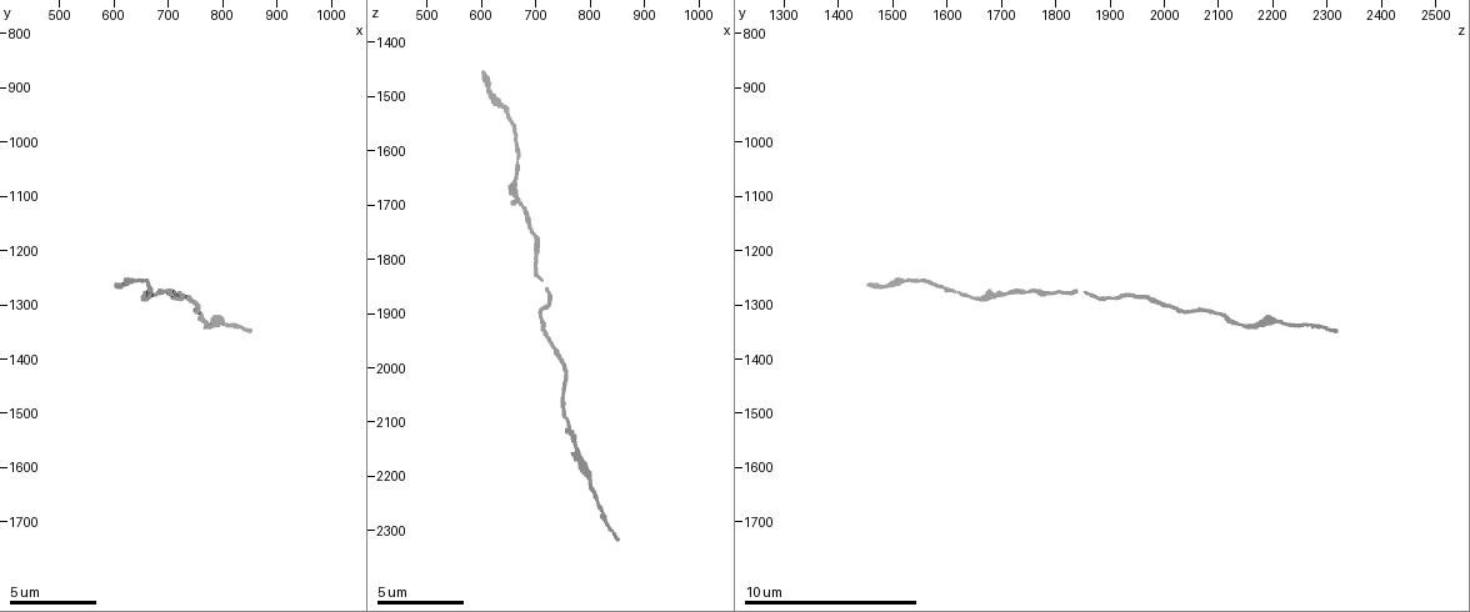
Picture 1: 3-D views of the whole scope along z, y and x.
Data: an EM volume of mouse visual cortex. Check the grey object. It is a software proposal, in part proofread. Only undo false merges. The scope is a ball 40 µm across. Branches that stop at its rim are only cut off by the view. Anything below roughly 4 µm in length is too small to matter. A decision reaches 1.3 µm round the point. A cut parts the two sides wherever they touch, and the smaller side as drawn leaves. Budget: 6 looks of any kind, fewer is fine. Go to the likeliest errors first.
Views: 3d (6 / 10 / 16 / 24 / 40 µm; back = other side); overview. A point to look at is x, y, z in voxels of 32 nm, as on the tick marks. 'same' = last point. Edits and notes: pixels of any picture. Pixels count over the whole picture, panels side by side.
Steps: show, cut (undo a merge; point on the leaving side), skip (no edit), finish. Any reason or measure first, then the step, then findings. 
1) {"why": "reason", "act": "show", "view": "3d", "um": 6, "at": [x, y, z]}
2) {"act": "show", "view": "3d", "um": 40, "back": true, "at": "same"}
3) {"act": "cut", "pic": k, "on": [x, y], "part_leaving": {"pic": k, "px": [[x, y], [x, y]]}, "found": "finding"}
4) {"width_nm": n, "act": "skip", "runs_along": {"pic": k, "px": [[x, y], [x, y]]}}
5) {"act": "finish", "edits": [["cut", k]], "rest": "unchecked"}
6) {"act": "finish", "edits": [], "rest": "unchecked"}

{"why": "calibre changes", "act": "show", "view": "3d", "um": 16, "at": [660, 1285, 1655]}

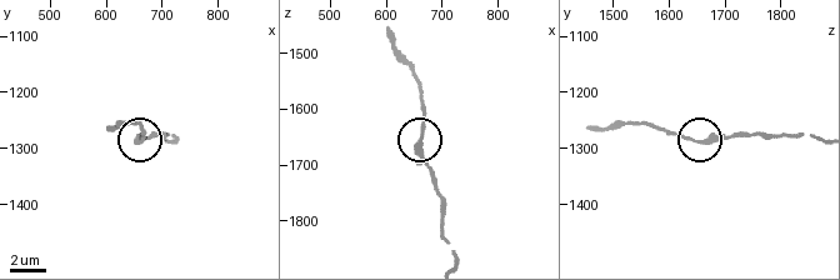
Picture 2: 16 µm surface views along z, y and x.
{"act": "show", "view": "3d", "um": 6, "at": [665, 1290, 1650]}

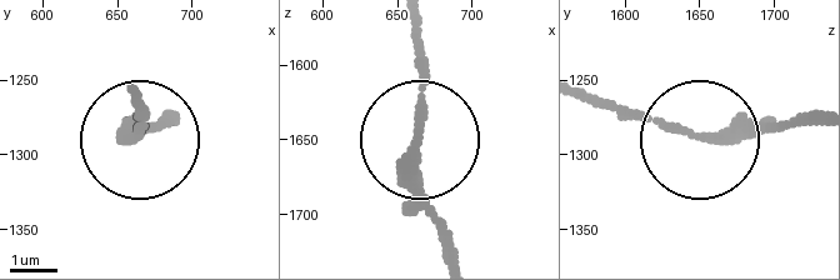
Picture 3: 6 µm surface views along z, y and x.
{"width_nm": 250, "act": "skip", "runs_along": {"pic": 3, "px": [[819, 121], [675, 134], [584, 98]]}, "found": "one neuron here"}

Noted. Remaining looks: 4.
{"act": "show", "view": "3d", "um": 10, "at": [710, 1285, 1895]}

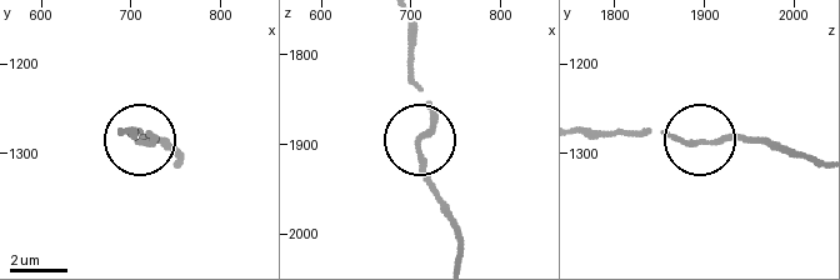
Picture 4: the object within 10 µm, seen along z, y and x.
{"act": "skip", "found": "one neuron here"}

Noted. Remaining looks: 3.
{"why": "thick turns thin", "act": "show", "view": "3d", "um": 16, "at": [770, 1340, 2135]}

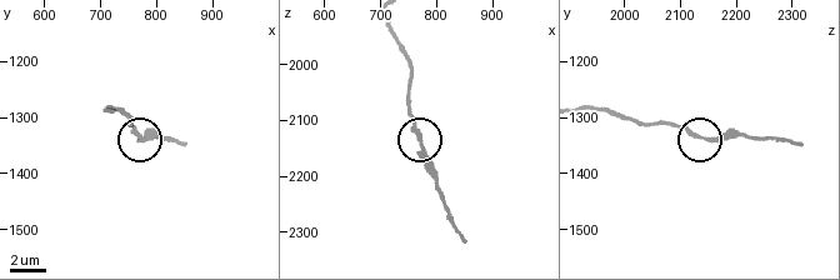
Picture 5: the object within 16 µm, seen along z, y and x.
{"act": "show", "view": "3d", "um": 16, "back": true, "at": [770, 1335, 2135]}

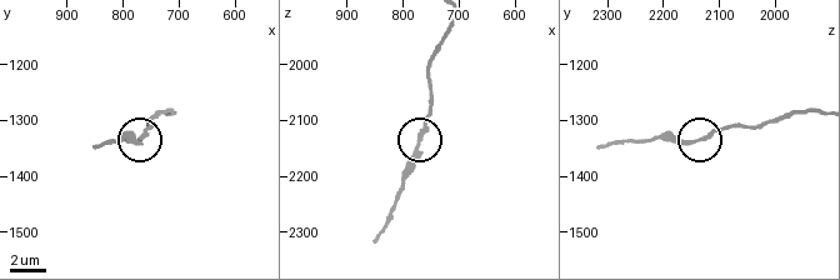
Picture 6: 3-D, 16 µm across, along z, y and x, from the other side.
{"act": "skip", "runs_along": {"pic": 6, "px": [[819, 113], [788, 113], [694, 139], [659, 139]]}, "found": "one neuron here"}

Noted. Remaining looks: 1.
{"act": "finish", "edits": [], "rest": "unchecked"}

